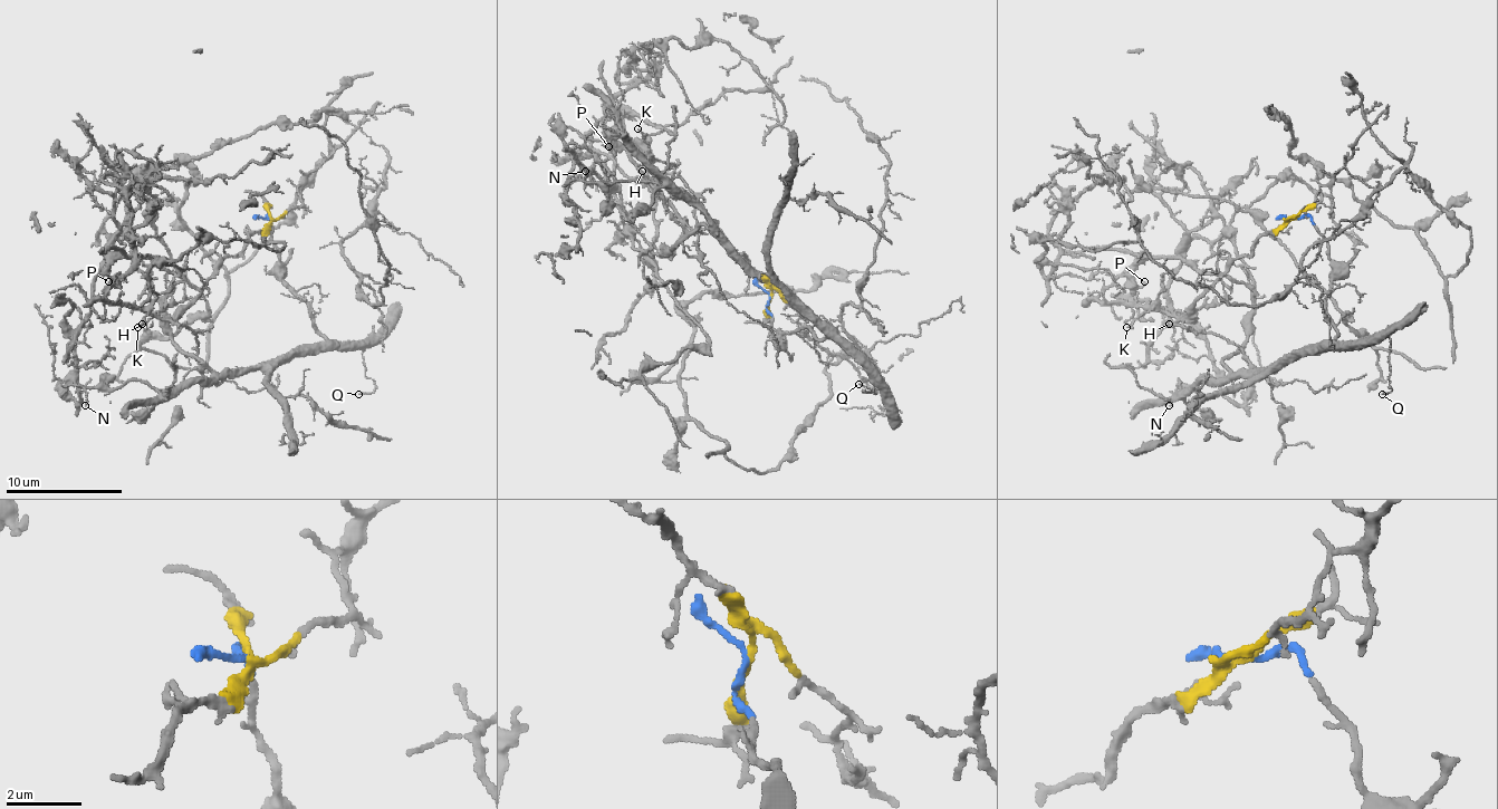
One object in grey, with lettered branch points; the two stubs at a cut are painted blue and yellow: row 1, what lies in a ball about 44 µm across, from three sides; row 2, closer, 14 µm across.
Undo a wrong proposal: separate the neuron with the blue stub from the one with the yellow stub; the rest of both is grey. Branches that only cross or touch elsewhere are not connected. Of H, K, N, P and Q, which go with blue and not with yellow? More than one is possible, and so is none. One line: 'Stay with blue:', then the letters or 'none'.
Stay with blue: N, Q

